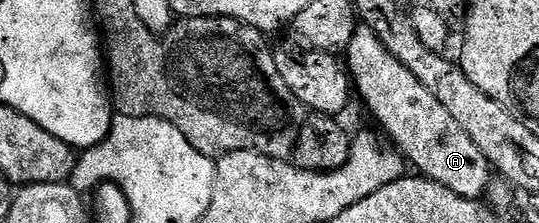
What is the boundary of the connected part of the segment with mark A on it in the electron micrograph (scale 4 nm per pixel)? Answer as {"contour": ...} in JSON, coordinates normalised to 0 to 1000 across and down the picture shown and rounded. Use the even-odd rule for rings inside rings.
{"contour":[[[662,130],[642,229],[642,309],[664,439],[675,453],[677,484],[727,614],[725,650],[763,740],[766,726],[785,794],[835,843],[835,861],[850,861],[850,879],[859,888],[891,897],[900,883],[917,767],[902,700],[894,700],[887,646],[857,592],[842,520],[820,484],[820,462],[798,417],[798,395],[790,395],[790,377],[783,377],[753,287],[731,269],[731,251],[716,233],[709,179],[701,179],[692,135]]]}

